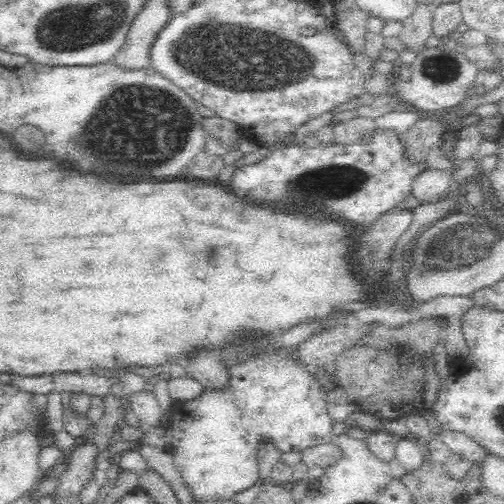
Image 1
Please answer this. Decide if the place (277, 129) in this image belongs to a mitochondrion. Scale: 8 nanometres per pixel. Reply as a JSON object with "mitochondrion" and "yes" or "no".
{"mitochondrion":"no"}

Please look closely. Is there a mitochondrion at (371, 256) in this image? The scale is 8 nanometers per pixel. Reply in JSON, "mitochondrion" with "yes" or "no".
{"mitochondrion":"yes"}

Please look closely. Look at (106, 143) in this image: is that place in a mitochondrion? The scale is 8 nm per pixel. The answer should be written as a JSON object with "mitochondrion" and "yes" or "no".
{"mitochondrion":"yes"}

